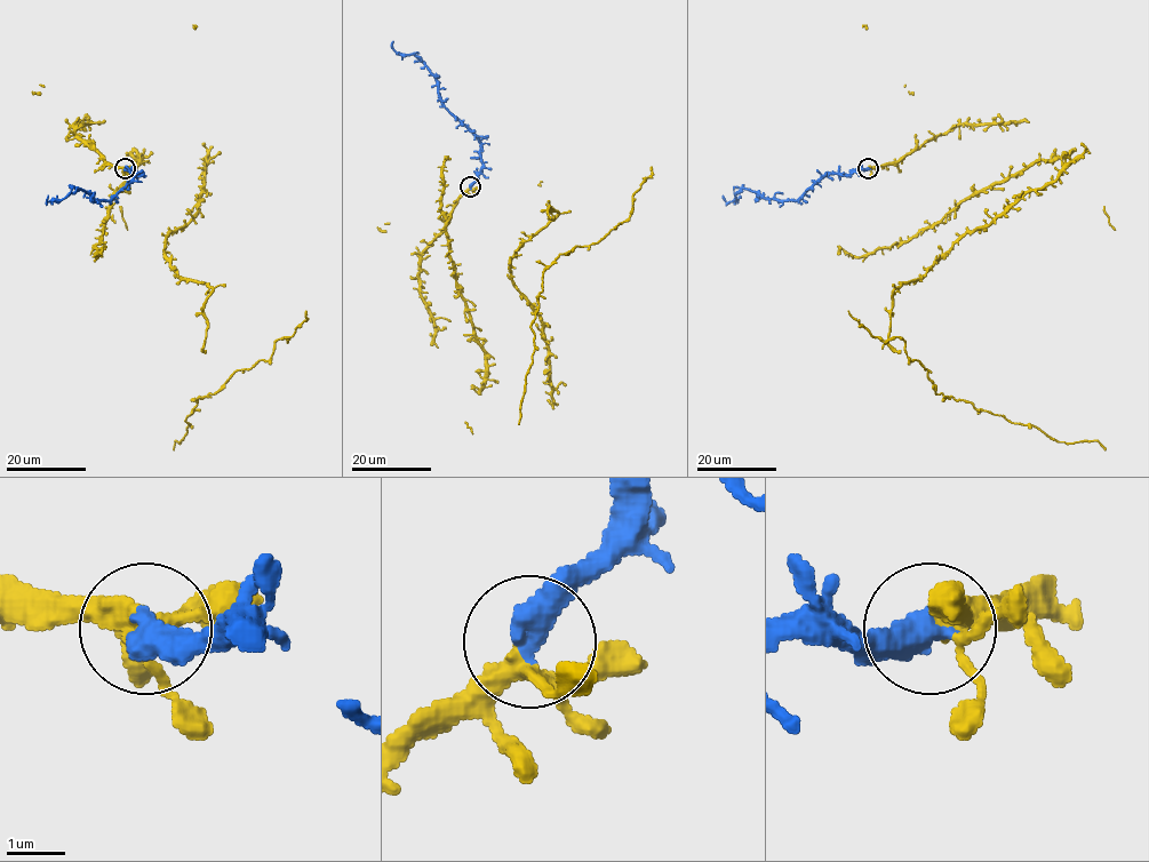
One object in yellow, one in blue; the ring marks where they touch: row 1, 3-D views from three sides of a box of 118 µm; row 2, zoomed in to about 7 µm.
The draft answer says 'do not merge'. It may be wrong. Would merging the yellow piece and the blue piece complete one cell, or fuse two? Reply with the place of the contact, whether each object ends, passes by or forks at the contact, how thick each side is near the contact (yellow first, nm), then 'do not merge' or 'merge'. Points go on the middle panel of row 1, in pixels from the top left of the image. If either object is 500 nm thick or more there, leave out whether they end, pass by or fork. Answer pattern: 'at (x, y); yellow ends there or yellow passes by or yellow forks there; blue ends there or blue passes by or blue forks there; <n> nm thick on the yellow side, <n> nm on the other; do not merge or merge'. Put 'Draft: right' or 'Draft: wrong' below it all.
at (470, 186); 280 nm thick on the yellow side, 500 nm on the other; merge
Draft: wrong

